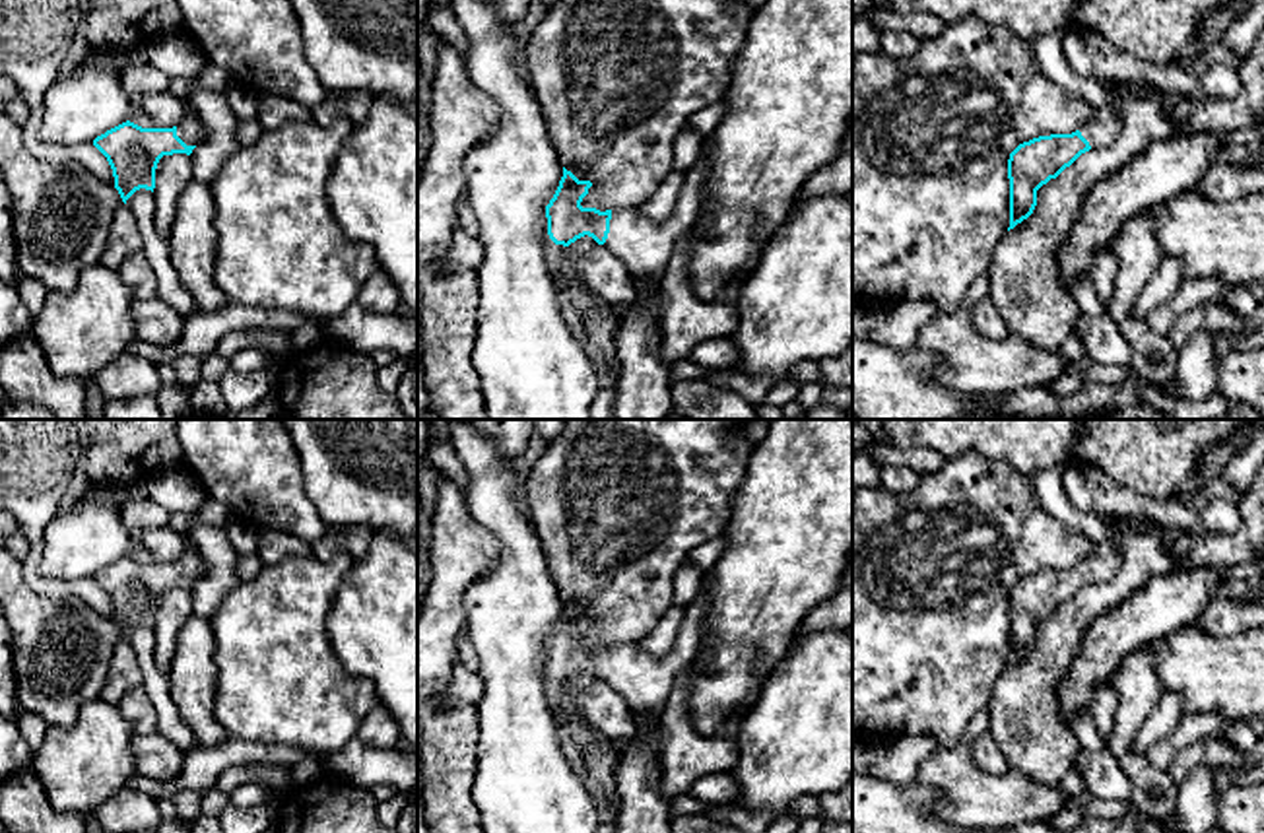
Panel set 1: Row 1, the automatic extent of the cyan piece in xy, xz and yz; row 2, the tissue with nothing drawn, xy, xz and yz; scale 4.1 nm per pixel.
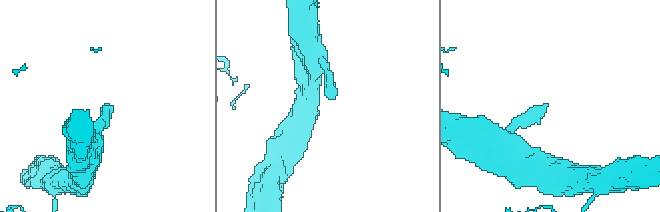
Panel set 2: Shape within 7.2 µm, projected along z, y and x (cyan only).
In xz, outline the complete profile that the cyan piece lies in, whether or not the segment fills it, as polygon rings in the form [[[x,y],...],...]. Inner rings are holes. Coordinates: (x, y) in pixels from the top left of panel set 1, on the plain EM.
[[[703,575],[697,596],[687,604],[676,645],[664,658],[647,654],[637,643],[606,647],[582,643],[581,637],[592,617],[579,616],[563,602],[559,621],[546,641],[549,674],[555,680],[569,682],[588,670],[623,695],[631,715],[639,715],[645,720],[660,720],[678,672],[697,658],[703,621],[711,606],[709,584],[711,579]]]

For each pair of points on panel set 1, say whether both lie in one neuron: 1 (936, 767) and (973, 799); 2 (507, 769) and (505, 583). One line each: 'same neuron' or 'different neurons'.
1: same neuron
2: same neuron

